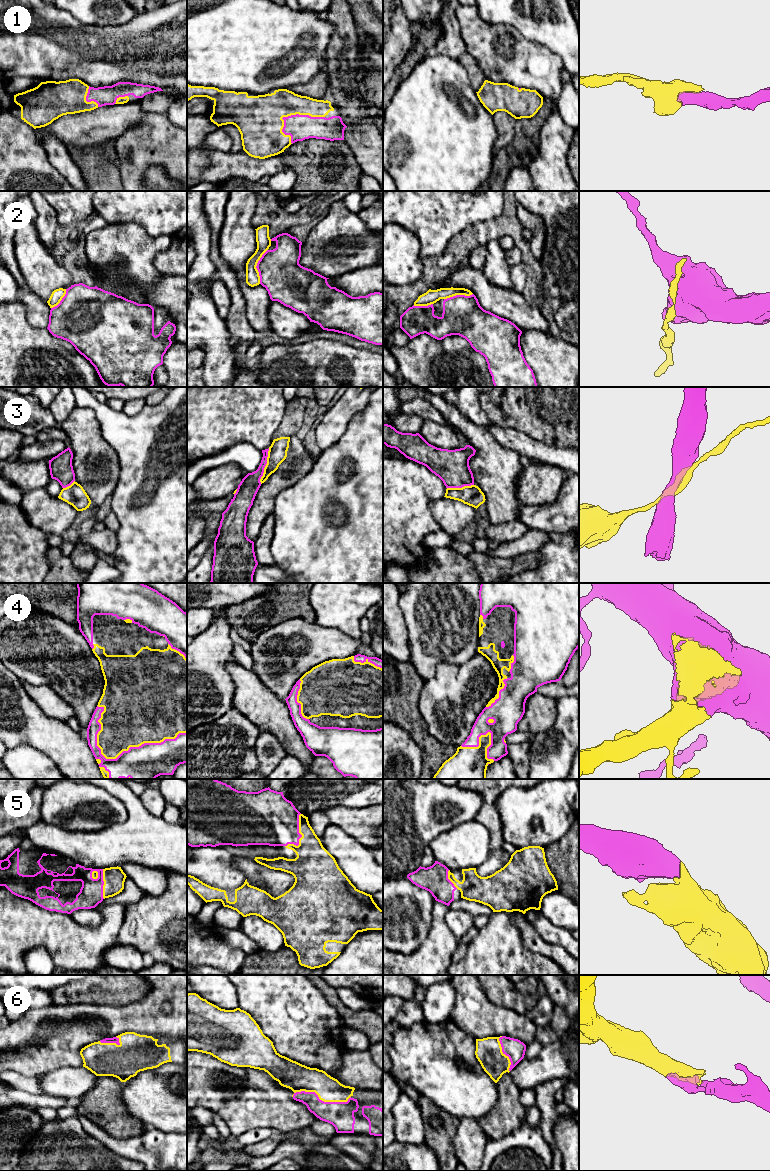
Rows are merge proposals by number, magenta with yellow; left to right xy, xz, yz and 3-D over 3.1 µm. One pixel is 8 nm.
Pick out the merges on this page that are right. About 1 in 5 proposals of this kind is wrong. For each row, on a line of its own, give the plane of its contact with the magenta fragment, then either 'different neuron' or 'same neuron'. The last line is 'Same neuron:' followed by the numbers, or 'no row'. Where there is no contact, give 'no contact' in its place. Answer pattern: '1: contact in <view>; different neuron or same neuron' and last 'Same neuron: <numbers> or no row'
1: contact in xz; same neuron
2: contact in xz; different neuron
3: contact in xz; different neuron
4: contact in xy; same neuron
5: contact in xz; same neuron
6: contact in xz; same neuron
Same neuron: 1, 4, 5, 6

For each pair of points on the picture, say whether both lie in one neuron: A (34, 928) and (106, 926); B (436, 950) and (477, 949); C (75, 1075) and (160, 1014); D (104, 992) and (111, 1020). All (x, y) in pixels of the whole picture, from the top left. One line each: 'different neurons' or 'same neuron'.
A: same neuron
B: different neurons
C: different neurons
D: different neurons

